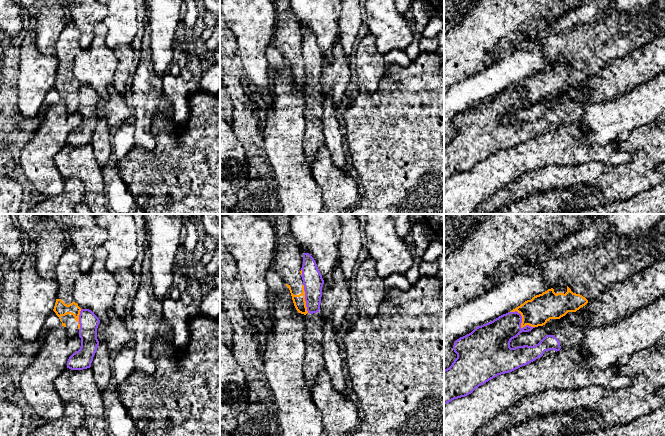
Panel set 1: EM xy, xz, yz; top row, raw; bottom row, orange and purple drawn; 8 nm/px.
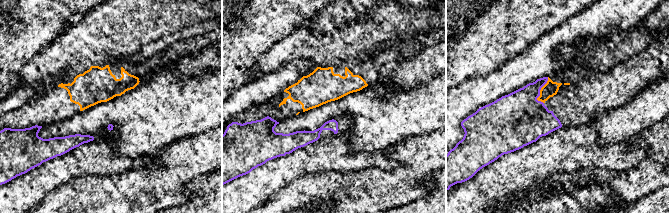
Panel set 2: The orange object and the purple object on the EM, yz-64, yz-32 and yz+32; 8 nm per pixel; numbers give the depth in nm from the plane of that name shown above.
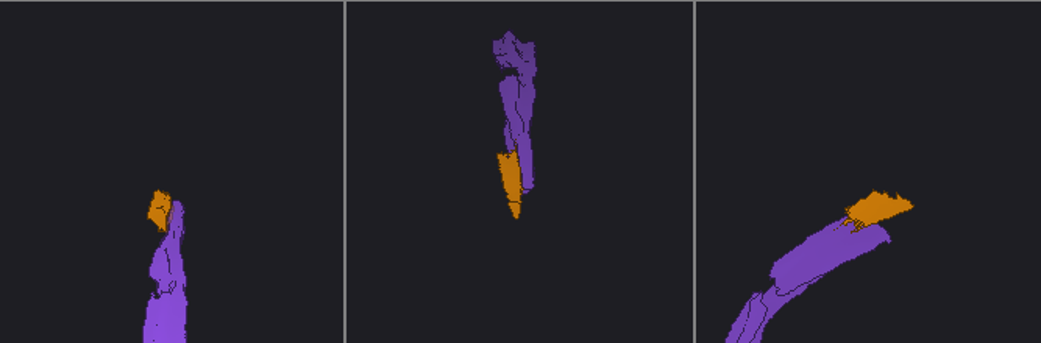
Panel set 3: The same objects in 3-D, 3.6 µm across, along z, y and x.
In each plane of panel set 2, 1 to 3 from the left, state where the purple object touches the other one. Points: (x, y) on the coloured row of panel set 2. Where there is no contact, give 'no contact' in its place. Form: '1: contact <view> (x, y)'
1: no contact
2: no contact
3: contact yz+32 (540, 91)

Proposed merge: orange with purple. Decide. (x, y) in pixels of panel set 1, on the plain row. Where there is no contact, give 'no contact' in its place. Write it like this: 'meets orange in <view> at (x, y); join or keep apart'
meets orange in yz at (522, 98); keep apart

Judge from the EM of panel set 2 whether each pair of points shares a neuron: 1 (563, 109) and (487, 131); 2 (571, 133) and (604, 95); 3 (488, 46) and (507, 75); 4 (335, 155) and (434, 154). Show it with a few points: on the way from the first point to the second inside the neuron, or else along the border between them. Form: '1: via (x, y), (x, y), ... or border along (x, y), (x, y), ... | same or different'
1: via (544, 121), (506, 125) | same
2: border along (587, 122), (581, 125), (562, 125), (554, 131) | different
3: border along (521, 52), (495, 69), (485, 74), (479, 74) | different
4: border along (401, 164), (391, 169), (368, 167) | different

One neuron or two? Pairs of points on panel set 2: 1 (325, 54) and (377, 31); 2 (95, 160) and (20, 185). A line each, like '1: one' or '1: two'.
1: one
2: one

